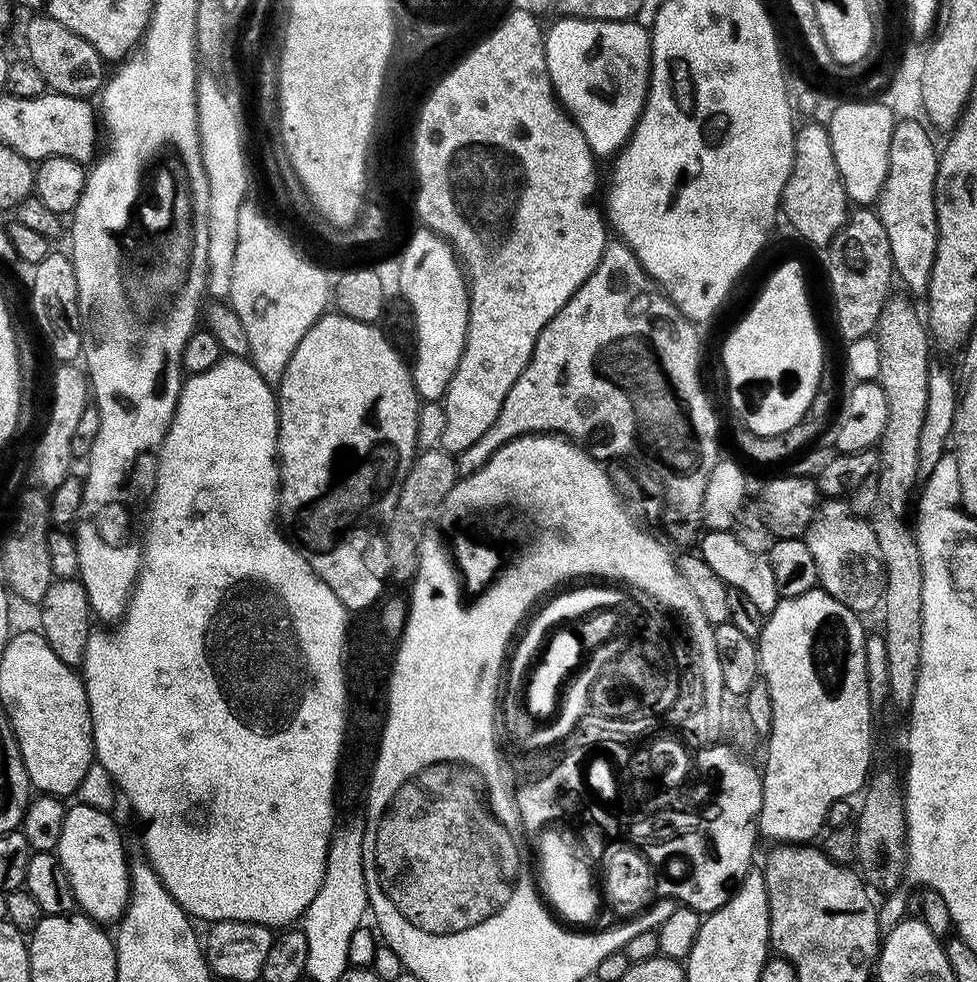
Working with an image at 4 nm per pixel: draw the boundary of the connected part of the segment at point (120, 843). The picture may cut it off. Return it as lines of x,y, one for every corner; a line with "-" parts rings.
79,802
73,805
64,813
62,838
55,853
66,870
72,893
76,895
76,903
83,915
97,922
103,921
103,916
119,917
130,895
130,864
127,859
124,861
124,840
107,811

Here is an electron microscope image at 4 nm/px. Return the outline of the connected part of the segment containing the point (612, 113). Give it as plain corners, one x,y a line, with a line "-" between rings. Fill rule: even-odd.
563,18
544,37
546,66
550,74
552,91
565,112
582,130
593,156
611,157
628,138
636,126
636,119
644,111
644,98
648,94
648,72
652,69
652,42
650,32
632,20
581,20

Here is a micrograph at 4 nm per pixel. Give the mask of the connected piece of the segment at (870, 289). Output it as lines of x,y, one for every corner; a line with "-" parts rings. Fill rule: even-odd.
868,206
857,207
823,252
828,288
832,291
832,308
836,311
837,330
848,342
873,335
884,301
890,295
888,287
892,280
894,284
890,238
886,238
879,211

